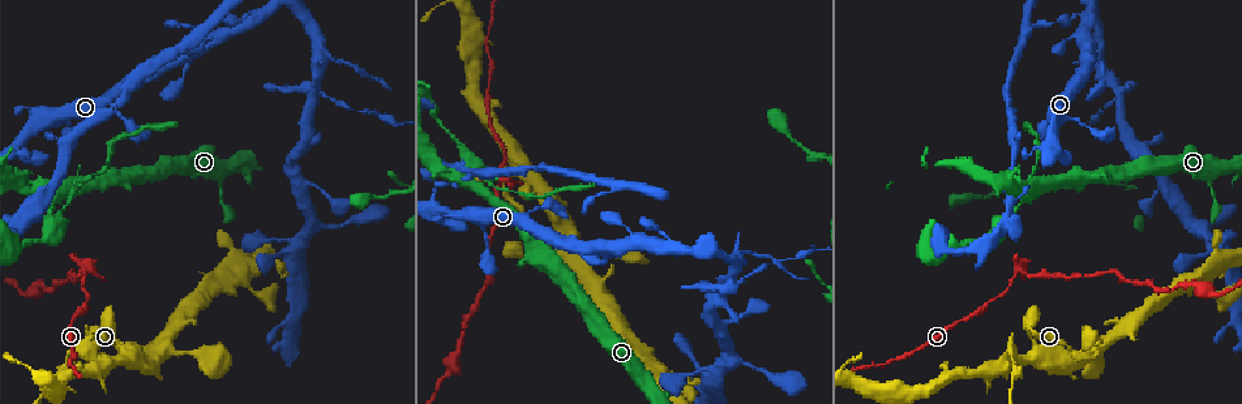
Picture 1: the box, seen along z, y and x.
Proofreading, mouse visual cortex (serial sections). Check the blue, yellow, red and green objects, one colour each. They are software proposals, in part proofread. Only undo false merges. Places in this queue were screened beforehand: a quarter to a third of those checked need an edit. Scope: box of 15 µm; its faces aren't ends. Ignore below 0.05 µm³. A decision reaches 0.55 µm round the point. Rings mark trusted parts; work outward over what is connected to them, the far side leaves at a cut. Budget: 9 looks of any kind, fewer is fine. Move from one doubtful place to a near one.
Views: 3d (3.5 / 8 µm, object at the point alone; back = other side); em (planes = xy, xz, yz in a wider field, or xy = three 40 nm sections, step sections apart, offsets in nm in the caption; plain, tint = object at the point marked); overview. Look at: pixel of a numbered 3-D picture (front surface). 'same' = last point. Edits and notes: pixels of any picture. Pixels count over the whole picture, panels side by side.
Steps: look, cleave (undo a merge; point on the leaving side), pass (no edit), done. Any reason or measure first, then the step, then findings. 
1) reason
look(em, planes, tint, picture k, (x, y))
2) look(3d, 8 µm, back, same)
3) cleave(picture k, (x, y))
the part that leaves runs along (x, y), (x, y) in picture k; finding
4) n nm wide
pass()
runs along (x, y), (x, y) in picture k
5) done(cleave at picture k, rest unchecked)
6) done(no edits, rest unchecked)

thin arm on a thick one
look(3d, 3.5 µm, picture 1, (739, 260))

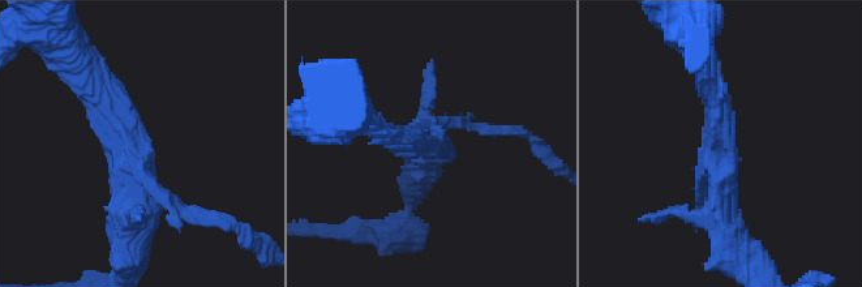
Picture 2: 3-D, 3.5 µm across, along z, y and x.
3 arms; arms of 150, 300, 400 nm; shape alone is not enough
look(em, xy, step 5, tint, picture 2, (718, 165))

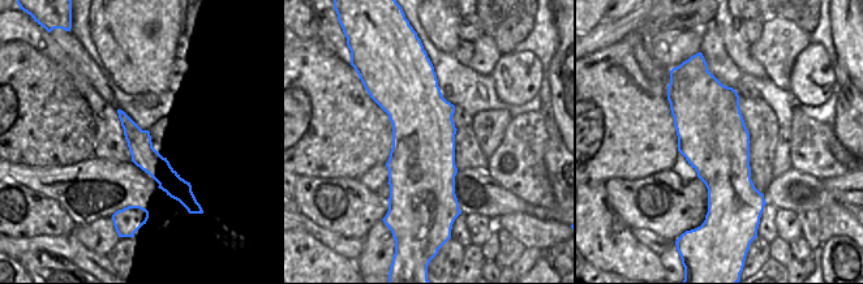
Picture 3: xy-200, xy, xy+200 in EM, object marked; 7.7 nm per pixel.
another direction
look(em, xy, step 1, tint, same)

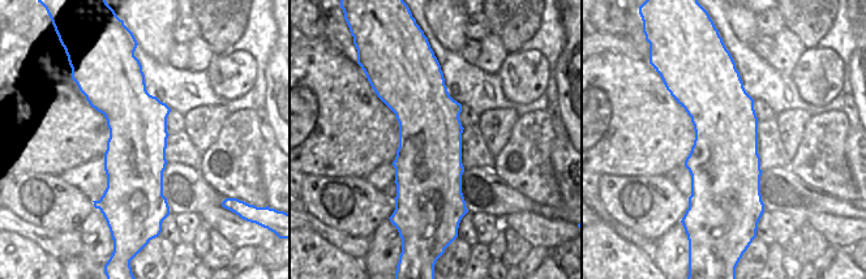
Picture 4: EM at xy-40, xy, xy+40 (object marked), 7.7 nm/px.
cleave(picture 2, (484, 129))
the part that leaves runs along (450, 120), (523, 131), (543, 150) in picture 2; a second cell is stuck on

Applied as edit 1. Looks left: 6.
look(overview)

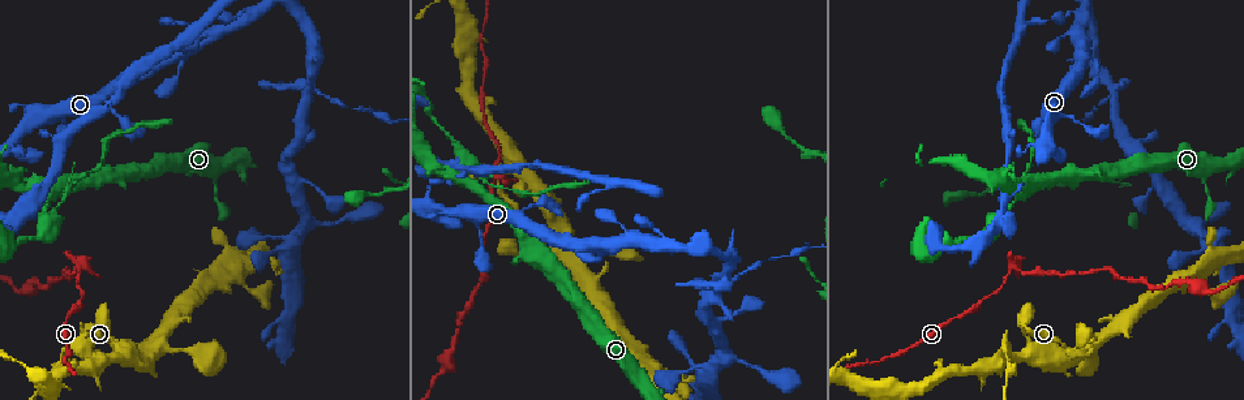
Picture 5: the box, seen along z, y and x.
three arms meet
look(3d, 8 µm, picture 5, (310, 90))

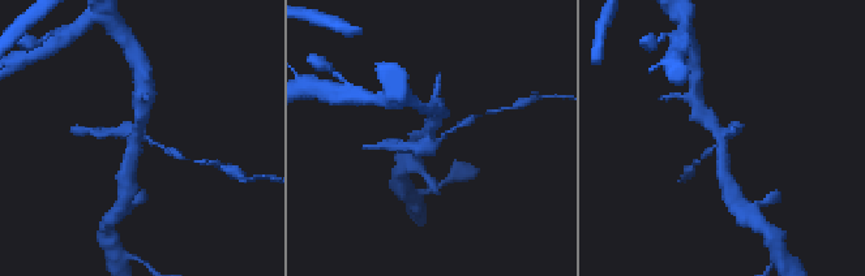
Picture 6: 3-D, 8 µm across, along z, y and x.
zoom in
look(3d, 3.5 µm, picture 6, (426, 137))

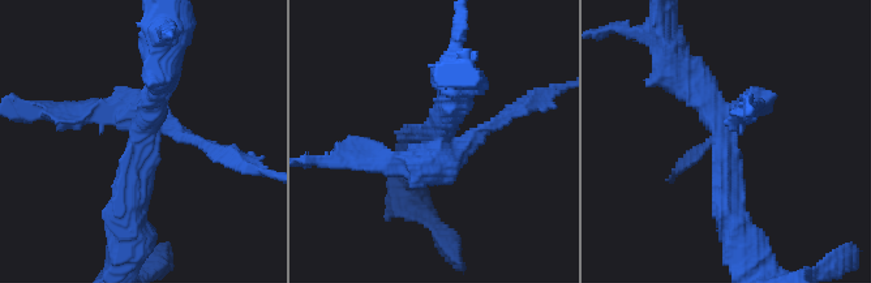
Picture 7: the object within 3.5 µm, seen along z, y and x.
look(em, planes, tint, picture 7, (147, 121))

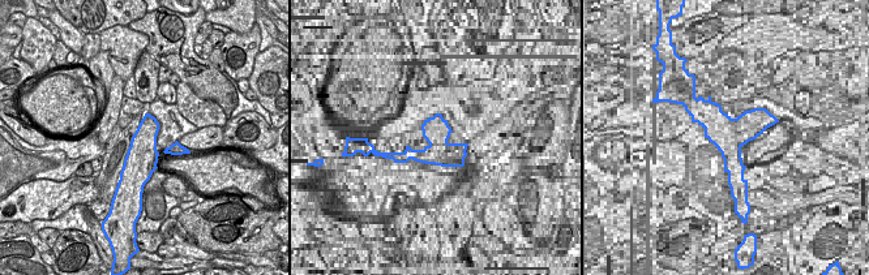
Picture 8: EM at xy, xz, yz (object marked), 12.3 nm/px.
cleave(picture 7, (759, 97))
the part that leaves runs along (442, 142), (427, 159), (322, 159) in picture 7; two cells meet here

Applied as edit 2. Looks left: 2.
see it whole again
look(overview)

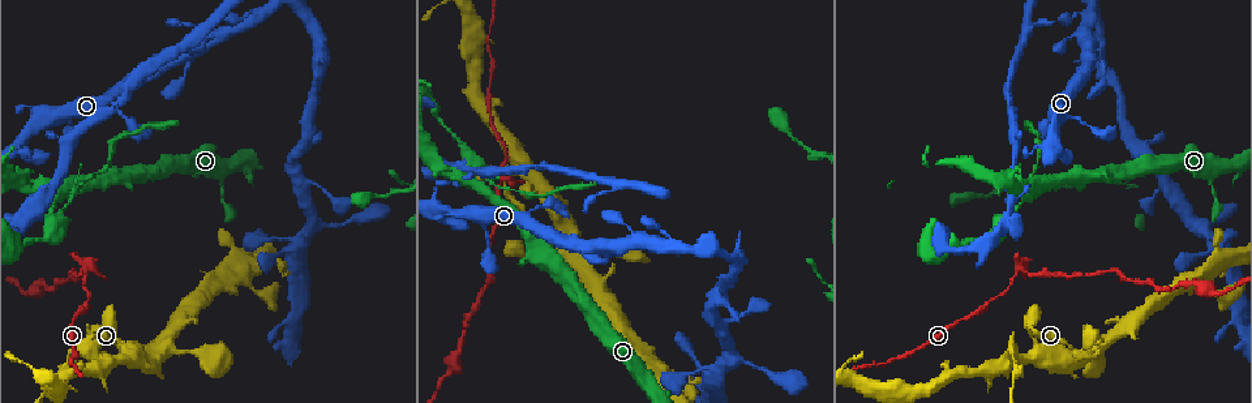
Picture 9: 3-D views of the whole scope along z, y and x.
abrupt turn
look(3d, 3.5 µm, picture 9, (87, 270))

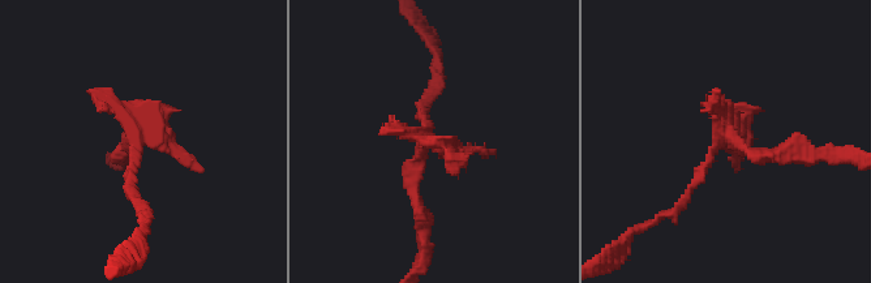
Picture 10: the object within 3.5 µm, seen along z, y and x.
cleave(picture 10, (185, 161))
the part that leaves runs along (147, 132), (157, 132), (200, 168) in picture 10; a second cell is stuck on

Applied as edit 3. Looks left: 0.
done(cleave at picture 2, cleave at picture 7, cleave at picture 10, rest unchecked)

